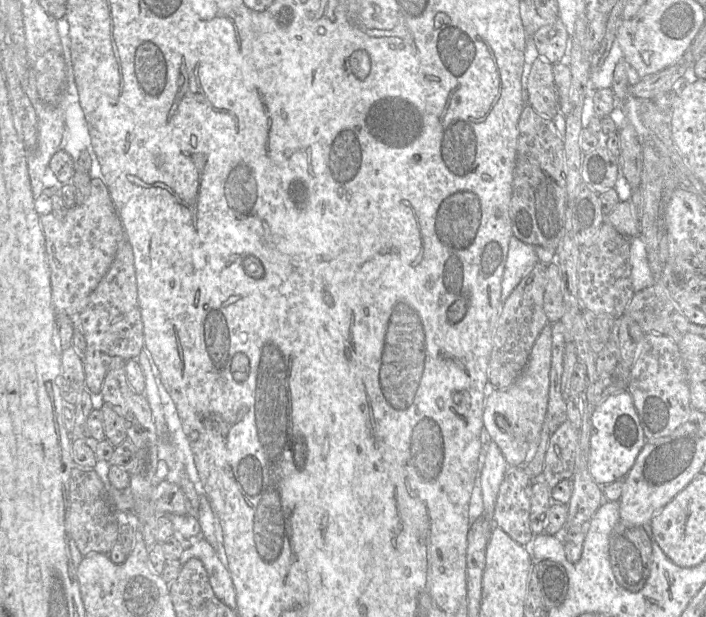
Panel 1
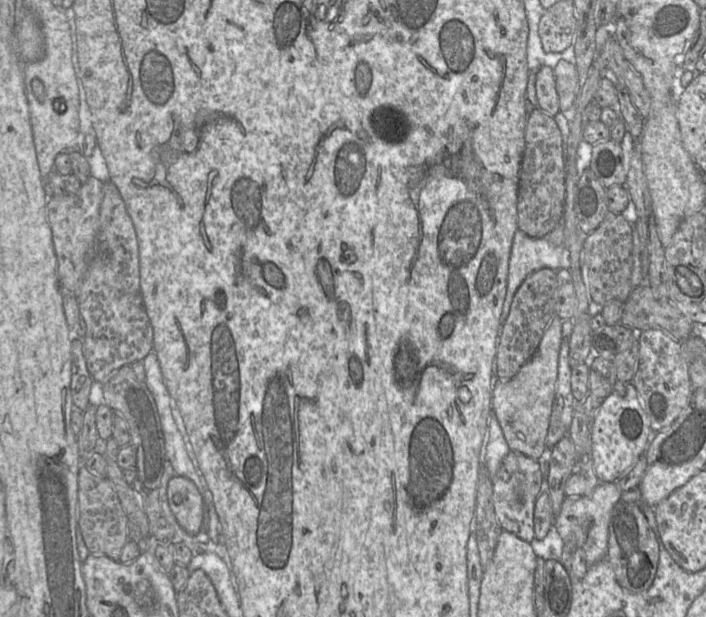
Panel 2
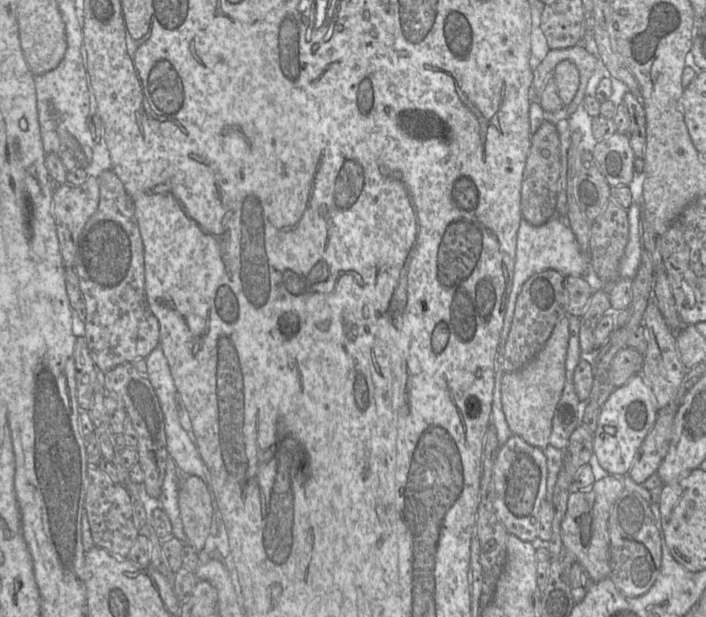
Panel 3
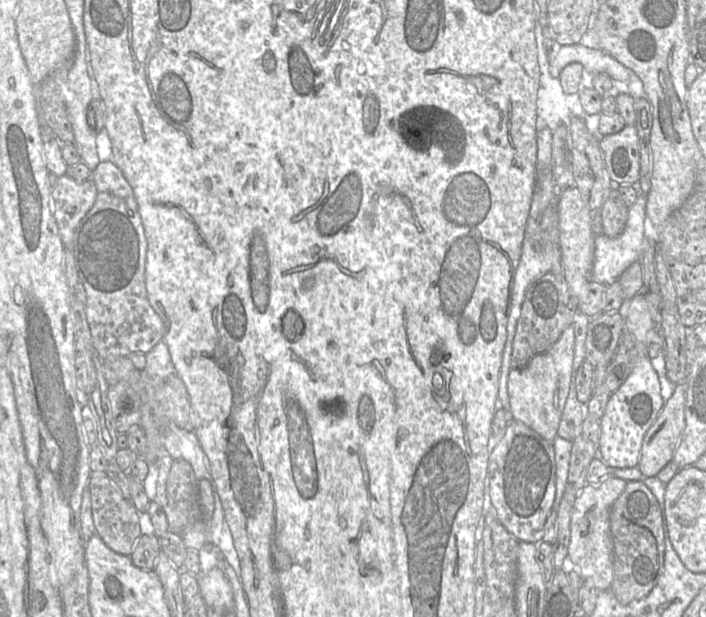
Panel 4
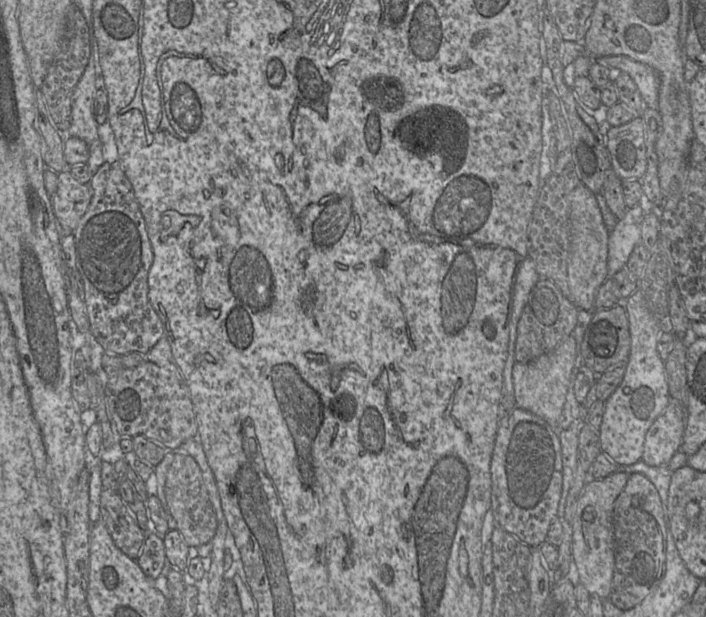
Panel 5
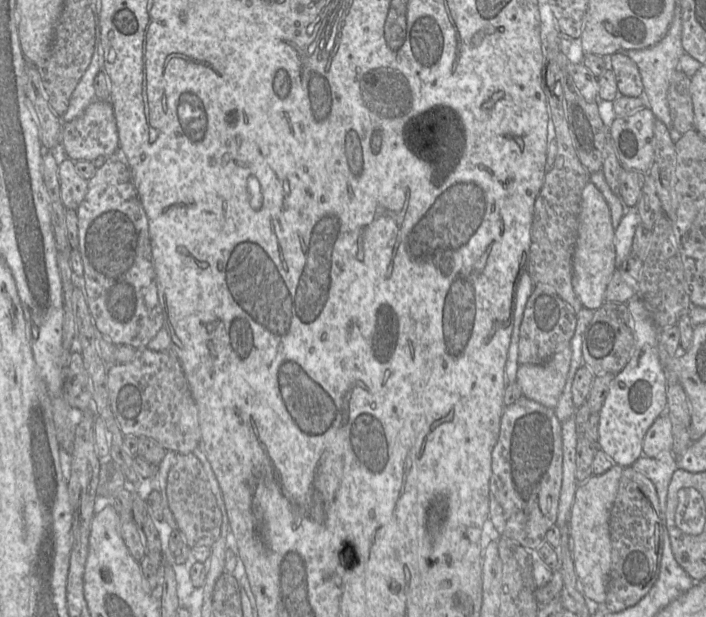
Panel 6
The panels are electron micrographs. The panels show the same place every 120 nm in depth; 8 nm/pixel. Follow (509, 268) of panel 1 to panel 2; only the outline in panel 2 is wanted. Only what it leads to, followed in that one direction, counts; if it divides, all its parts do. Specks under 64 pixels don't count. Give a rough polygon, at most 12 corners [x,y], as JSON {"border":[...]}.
{"border":[[515,232],[497,346],[513,297],[541,268],[569,267],[569,250]]}

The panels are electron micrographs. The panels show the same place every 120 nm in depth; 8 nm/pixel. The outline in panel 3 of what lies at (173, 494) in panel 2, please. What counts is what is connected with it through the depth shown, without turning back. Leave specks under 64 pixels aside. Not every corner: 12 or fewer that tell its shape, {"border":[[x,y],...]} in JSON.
{"border":[[181,477],[178,508],[188,544],[204,547],[213,517],[200,477]]}

